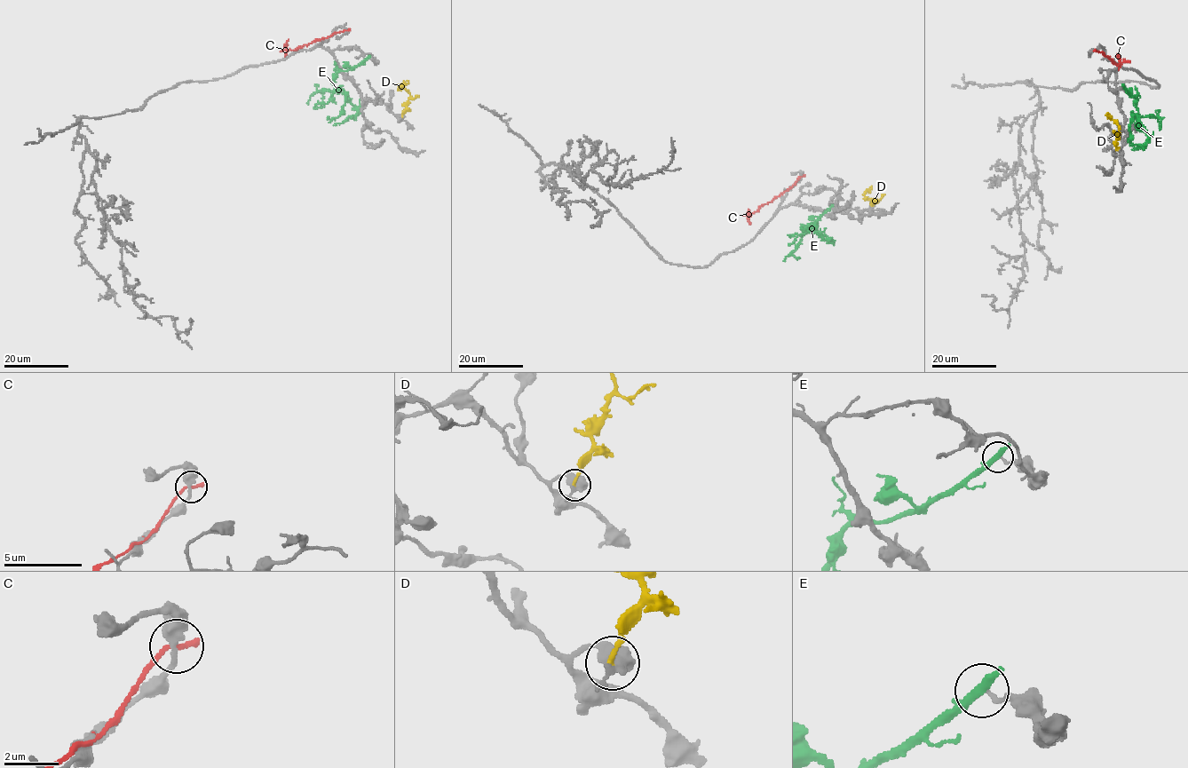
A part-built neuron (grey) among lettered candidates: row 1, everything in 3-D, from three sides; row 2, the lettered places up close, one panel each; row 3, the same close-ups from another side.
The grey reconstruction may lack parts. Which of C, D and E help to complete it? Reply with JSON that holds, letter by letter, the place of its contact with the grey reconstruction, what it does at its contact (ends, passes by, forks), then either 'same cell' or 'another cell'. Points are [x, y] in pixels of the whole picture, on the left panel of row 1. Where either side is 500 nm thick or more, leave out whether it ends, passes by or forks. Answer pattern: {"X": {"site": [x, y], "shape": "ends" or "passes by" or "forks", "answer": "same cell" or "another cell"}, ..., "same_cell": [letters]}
{"C": {"site": [346, 30], "shape": "ends", "answer": "another cell"}, "D": {"site": [401, 116], "shape": "passes by", "answer": "another cell"}, "E": {"site": [368, 58], "shape": "passes by", "answer": "another cell"}, "same_cell": []}

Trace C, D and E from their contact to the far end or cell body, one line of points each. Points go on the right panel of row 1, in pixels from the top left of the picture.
C: (1094, 51), (1103, 53), (1118, 65), (1118, 53)
D: (1116, 149), (1119, 129), (1107, 112)
E: (1124, 87), (1136, 98), (1138, 121), (1148, 138), (1144, 146), (1131, 150)

